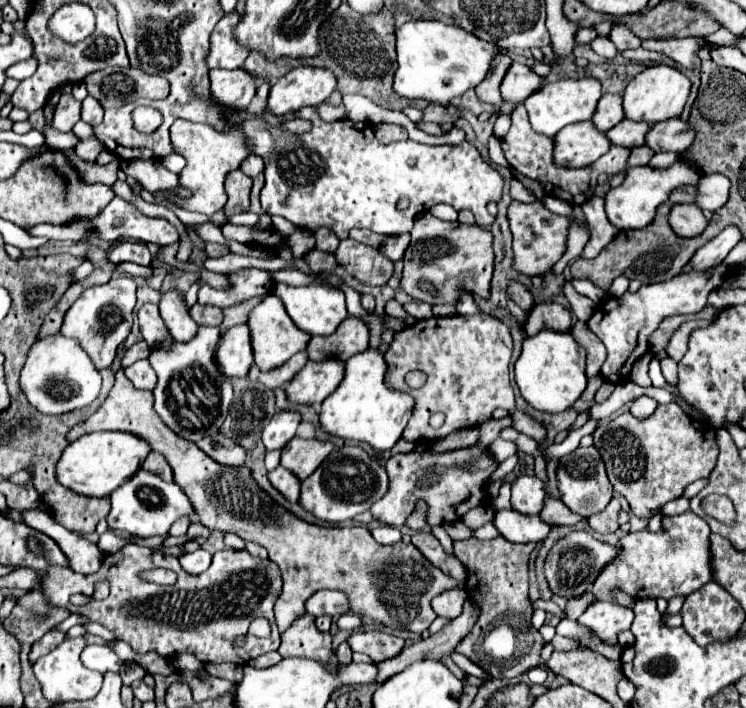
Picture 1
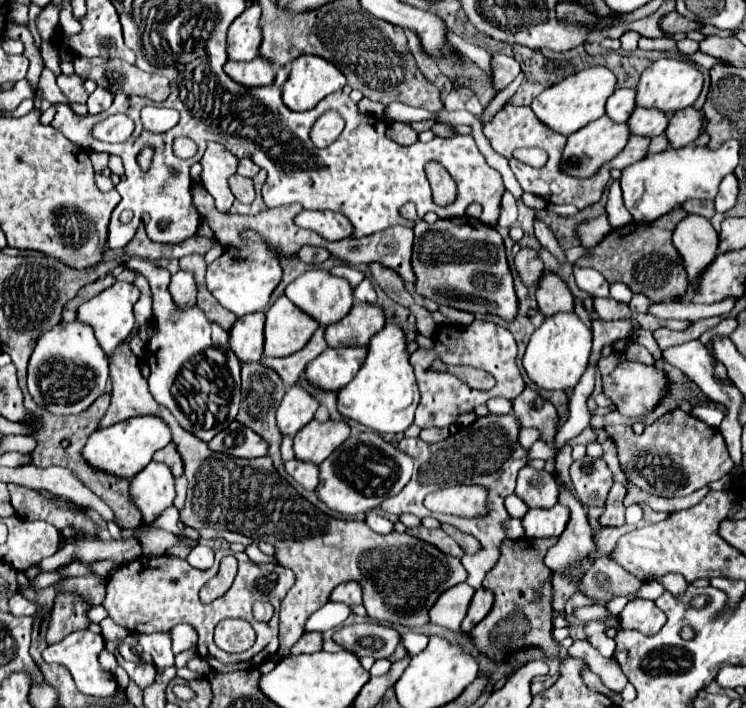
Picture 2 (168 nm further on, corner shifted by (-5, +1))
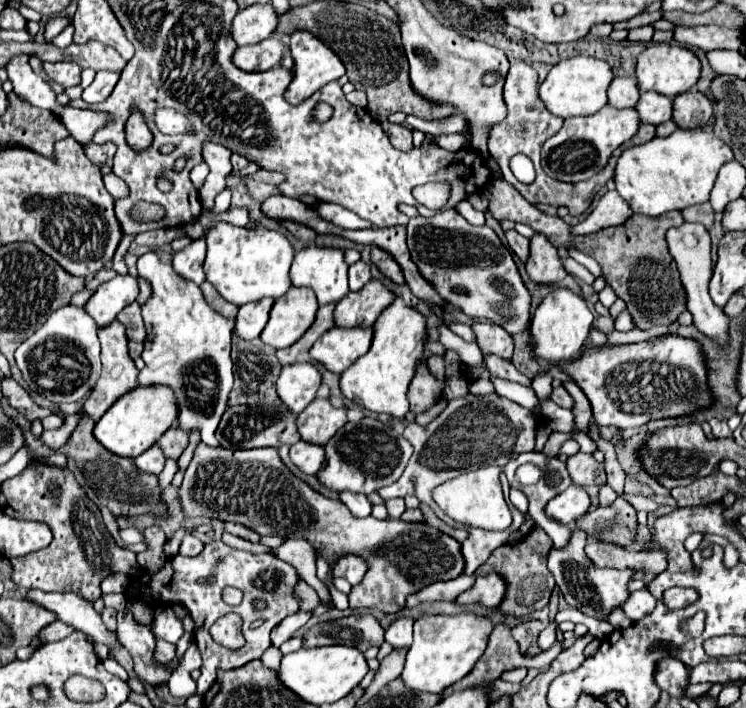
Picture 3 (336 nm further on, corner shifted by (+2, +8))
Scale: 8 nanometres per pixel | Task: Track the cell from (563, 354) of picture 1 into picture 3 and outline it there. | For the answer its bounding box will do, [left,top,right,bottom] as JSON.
[530,288,592,368]

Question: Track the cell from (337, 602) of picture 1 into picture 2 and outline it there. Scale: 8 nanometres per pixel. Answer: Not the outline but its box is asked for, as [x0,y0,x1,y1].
[331,581,361,605]

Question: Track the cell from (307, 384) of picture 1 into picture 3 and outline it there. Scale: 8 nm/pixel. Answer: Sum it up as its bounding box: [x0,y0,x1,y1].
[310,328,372,374]

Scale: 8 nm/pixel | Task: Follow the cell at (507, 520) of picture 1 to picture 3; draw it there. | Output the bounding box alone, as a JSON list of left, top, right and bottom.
[544,486,590,524]

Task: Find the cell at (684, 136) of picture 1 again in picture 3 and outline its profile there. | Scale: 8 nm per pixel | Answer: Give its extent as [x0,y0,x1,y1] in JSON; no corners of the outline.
[672,92,712,128]

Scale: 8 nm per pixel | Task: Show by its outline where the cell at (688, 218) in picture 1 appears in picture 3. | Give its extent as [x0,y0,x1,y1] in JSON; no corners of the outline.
[666,222,730,346]

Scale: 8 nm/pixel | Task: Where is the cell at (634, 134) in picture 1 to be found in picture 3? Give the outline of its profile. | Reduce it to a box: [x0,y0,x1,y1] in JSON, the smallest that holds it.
[636,92,672,124]

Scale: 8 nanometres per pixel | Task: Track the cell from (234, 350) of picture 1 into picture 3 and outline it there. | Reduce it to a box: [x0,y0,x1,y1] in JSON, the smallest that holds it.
[234,298,272,340]

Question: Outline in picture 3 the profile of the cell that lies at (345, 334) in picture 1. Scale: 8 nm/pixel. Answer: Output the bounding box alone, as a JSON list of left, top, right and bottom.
[334,280,394,328]

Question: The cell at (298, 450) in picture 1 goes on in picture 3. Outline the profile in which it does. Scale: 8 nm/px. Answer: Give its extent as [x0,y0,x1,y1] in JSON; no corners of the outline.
[296,398,346,446]

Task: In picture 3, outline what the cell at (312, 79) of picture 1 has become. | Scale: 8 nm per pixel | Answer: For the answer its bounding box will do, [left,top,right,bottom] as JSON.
[284,32,346,104]

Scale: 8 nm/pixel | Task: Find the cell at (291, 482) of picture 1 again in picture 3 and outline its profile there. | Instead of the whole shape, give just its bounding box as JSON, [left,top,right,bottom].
[290,442,324,476]

